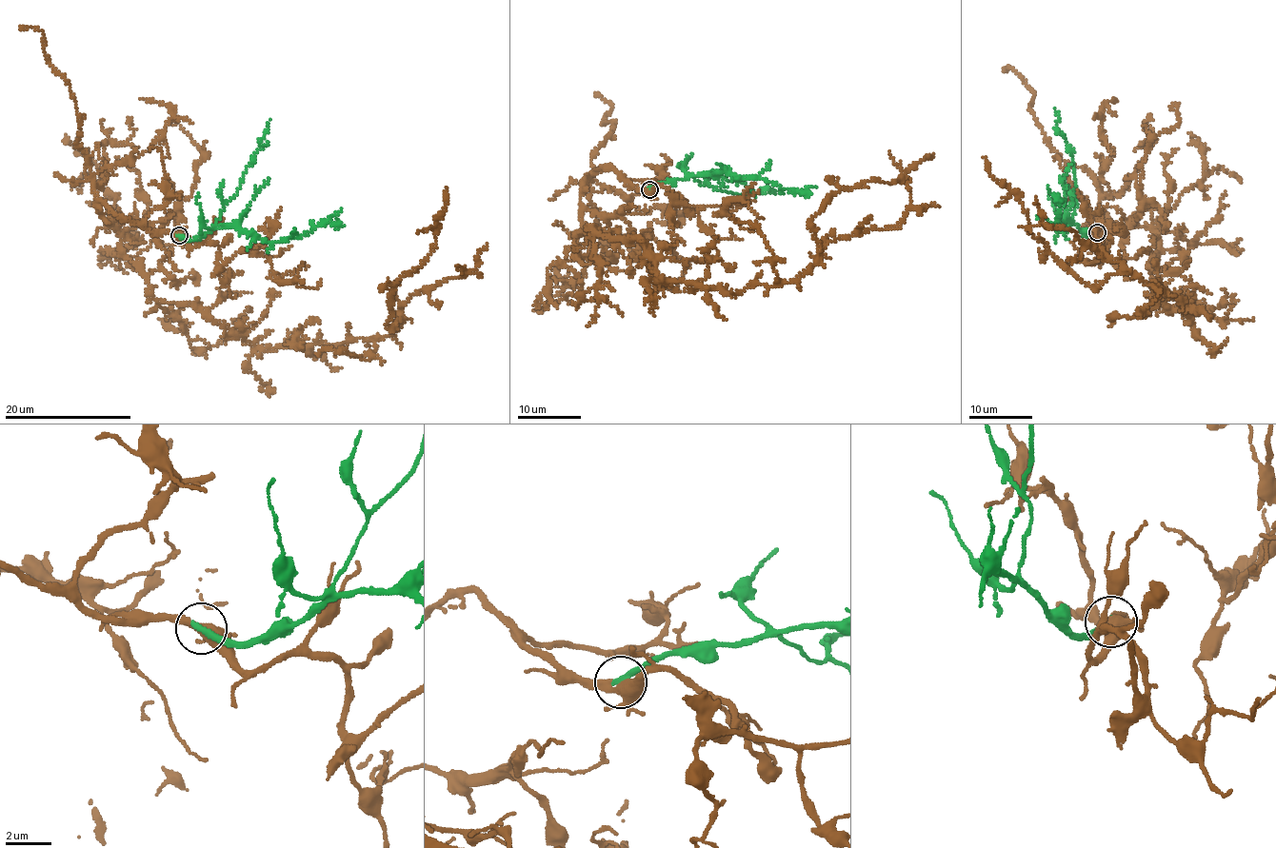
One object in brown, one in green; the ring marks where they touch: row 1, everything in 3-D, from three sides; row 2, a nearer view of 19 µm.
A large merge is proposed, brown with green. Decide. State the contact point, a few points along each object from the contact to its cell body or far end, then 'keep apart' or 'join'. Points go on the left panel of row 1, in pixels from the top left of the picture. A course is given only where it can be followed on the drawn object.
place (179, 235); course brown (179, 235), (99, 201), (149, 293), (257, 347), (388, 337), (446, 188); course green (178, 235), (189, 240), (198, 239), (214, 227), (237, 225), (269, 243), (284, 242), (298, 237), (341, 210); join

